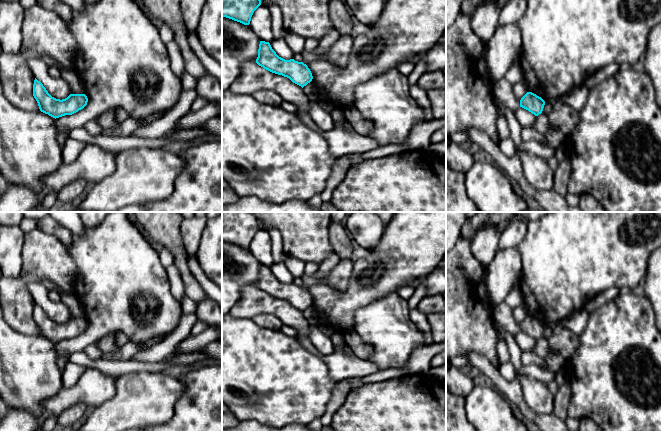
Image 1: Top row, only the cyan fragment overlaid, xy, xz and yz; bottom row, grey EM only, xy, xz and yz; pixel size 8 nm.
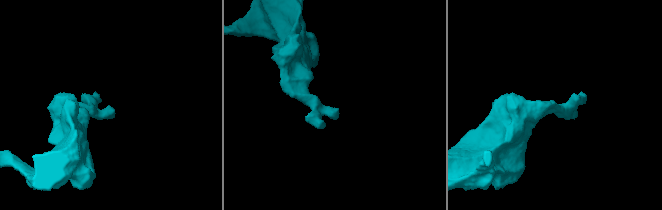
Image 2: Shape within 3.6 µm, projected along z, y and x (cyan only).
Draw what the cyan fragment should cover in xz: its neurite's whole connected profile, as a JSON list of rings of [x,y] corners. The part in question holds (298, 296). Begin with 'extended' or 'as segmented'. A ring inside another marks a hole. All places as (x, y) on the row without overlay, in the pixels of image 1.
as segmented; [[[260,265],[256,287],[272,297],[289,302],[302,312],[313,303],[306,288],[294,283],[285,284],[279,281],[269,266]]]

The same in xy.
as segmented; [[[36,302],[33,308],[33,320],[38,327],[40,335],[55,343],[78,336],[88,326],[85,318],[70,318],[65,323],[56,323],[48,317],[43,308]]]

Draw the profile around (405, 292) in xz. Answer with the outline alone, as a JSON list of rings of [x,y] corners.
[[[405,285],[397,289],[396,294],[399,295],[401,298],[408,300],[411,298],[415,292],[415,288]]]

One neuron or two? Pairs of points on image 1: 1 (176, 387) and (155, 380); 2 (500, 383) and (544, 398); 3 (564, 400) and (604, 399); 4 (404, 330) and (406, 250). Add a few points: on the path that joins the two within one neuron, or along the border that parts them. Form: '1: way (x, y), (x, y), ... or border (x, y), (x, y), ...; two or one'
1: way (171, 387), (162, 387), (160, 385); one
2: border (516, 378), (519, 383), (522, 399), (532, 411); two
3: border (568, 380), (571, 386), (571, 399), (567, 416); two
4: border (395, 293), (389, 293), (373, 302); two

